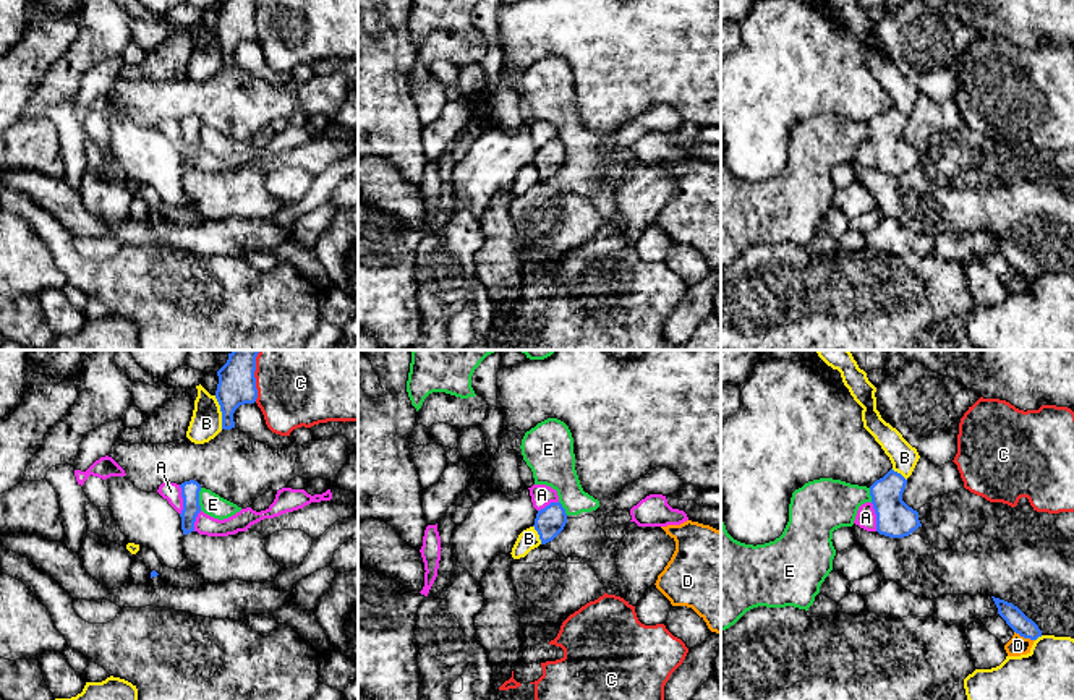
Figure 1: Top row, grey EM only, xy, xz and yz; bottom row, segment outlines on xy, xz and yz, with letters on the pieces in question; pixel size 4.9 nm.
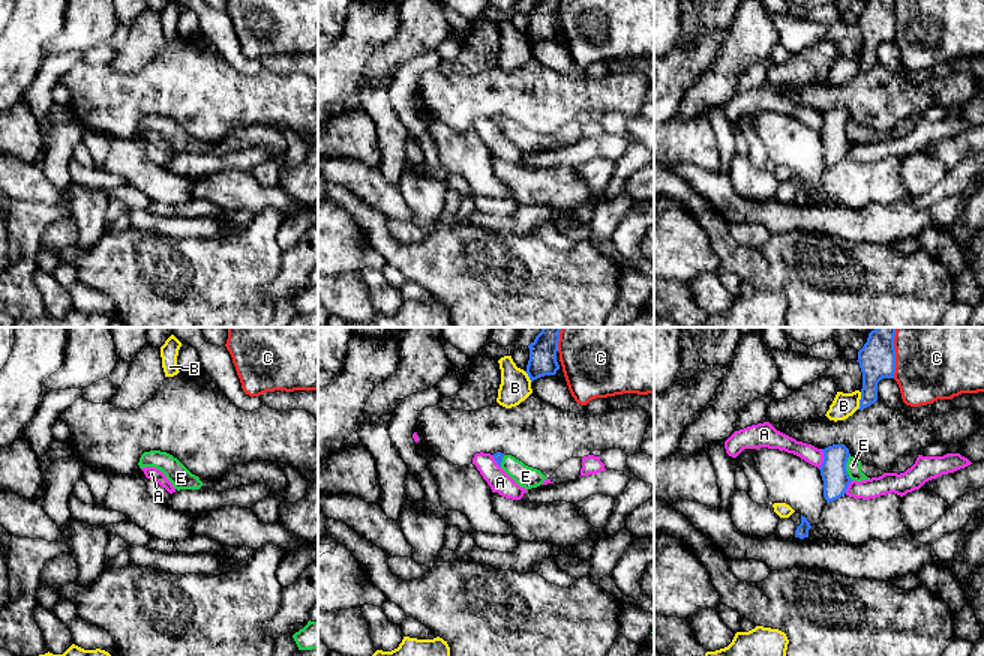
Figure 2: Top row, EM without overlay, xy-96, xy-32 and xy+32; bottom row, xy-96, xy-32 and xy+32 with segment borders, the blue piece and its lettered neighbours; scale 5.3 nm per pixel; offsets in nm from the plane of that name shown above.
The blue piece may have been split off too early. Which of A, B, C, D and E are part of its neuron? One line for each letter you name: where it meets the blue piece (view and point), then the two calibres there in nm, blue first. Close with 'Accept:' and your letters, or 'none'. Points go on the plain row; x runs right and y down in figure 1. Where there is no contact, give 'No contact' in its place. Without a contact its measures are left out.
Accept: none

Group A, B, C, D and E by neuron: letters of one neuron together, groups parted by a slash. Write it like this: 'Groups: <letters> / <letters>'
Groups: A / B / C / D / E

